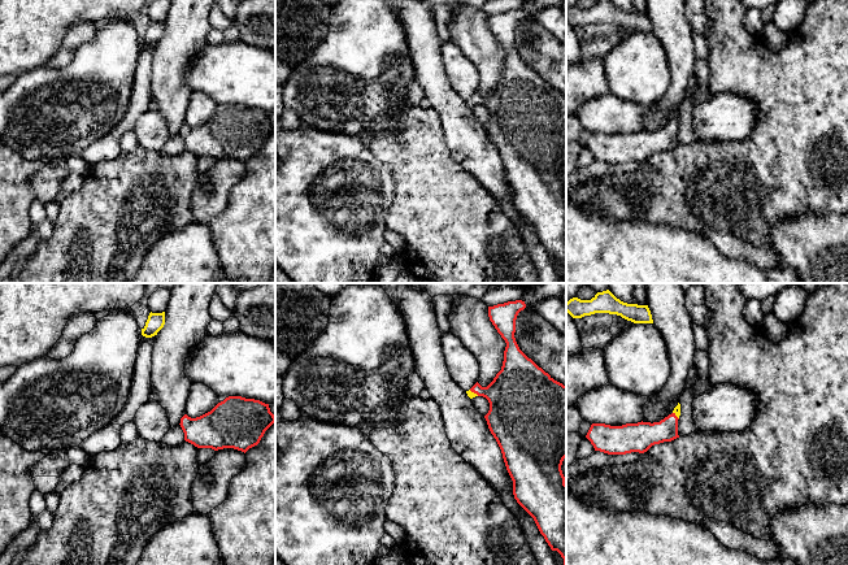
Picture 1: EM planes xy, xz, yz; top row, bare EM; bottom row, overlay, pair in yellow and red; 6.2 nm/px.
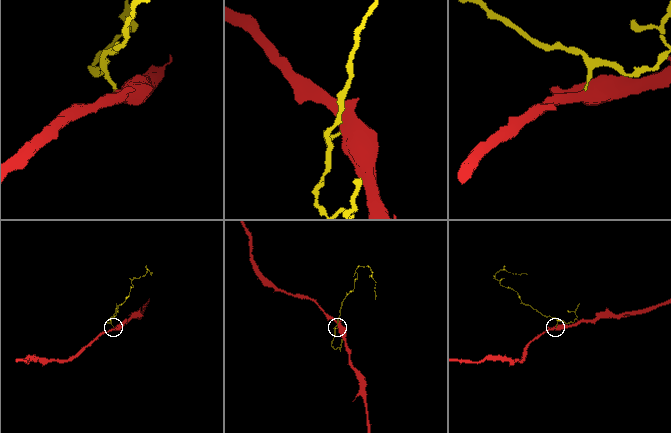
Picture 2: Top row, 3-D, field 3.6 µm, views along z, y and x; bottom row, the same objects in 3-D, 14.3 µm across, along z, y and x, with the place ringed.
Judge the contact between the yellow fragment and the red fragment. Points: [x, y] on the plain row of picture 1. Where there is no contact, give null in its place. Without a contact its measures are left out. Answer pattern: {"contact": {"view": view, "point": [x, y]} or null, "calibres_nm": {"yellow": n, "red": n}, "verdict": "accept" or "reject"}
{"contact": {"view": "xz", "point": [473, 101]}, "calibres_nm": {"yellow": 40, "red": 320}, "verdict": "accept"}

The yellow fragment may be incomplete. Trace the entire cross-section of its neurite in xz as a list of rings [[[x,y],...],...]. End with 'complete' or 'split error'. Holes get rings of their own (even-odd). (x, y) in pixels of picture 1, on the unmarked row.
[[[522,9],[488,16],[490,30],[506,52],[503,75],[487,96],[477,91],[466,103],[470,108],[483,105],[488,109],[490,119],[484,127],[513,190],[514,208],[534,227],[551,258],[561,264],[564,274],[560,277],[560,283],[566,283],[566,192],[561,179],[566,166],[566,95],[555,90],[519,58],[514,47],[516,29],[525,17]]] | split error

